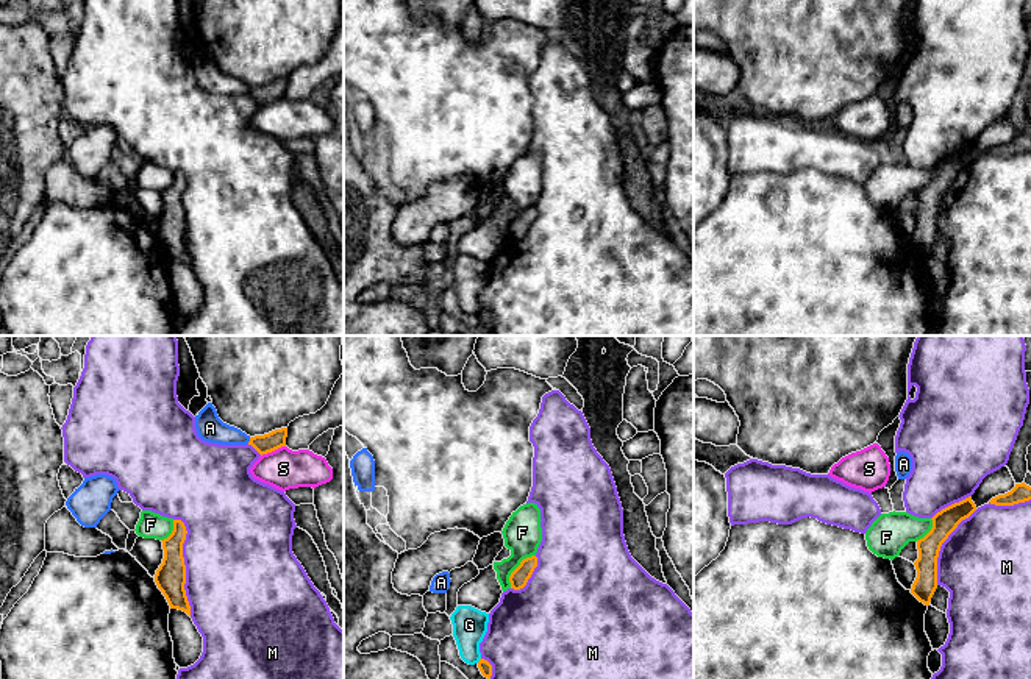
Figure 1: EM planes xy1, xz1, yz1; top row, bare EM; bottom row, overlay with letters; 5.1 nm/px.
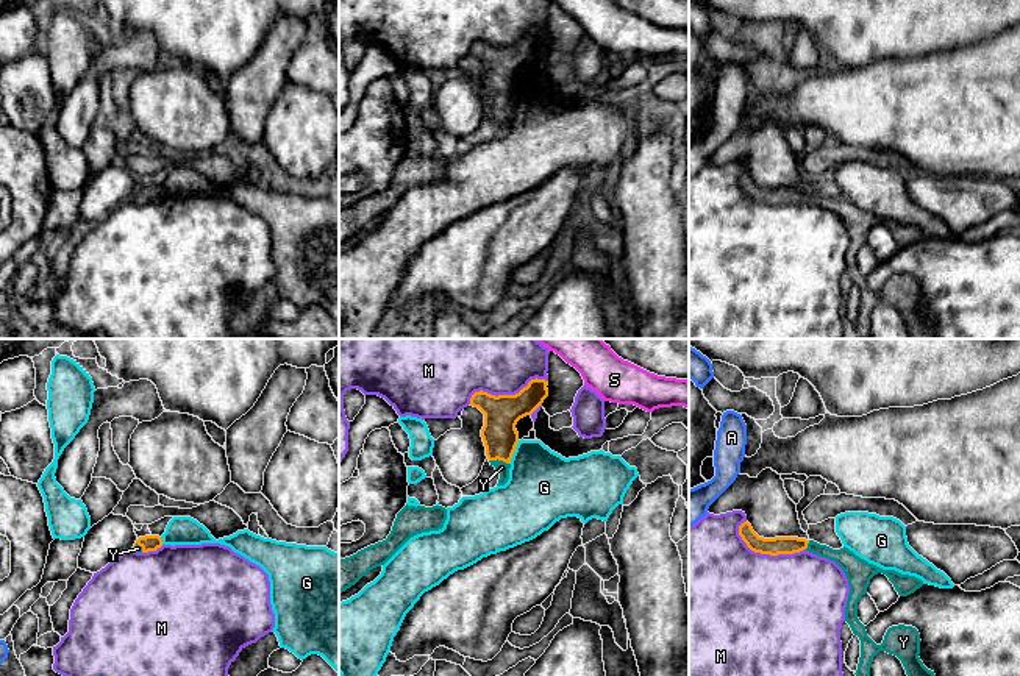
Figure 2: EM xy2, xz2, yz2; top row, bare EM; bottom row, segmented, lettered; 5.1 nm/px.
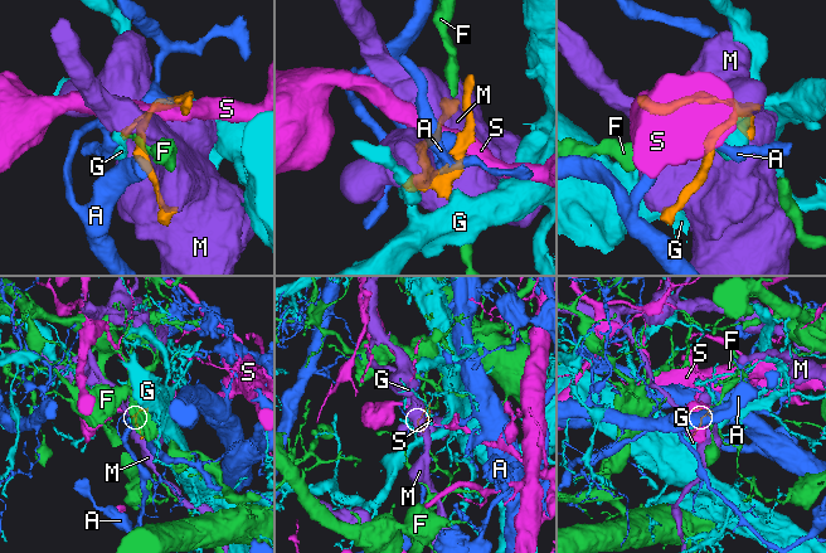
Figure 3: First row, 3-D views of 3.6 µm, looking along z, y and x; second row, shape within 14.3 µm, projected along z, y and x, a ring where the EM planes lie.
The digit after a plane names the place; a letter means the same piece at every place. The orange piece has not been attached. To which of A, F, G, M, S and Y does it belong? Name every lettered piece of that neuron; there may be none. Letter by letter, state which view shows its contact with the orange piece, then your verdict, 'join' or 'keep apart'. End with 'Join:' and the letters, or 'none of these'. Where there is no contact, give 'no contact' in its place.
A: xy1 | keep apart
F: xz1 | keep apart
G: xz2 | keep apart
M: xy1 | keep apart
S: xy1 | keep apart
Y: xz2 | join
Join: Y

